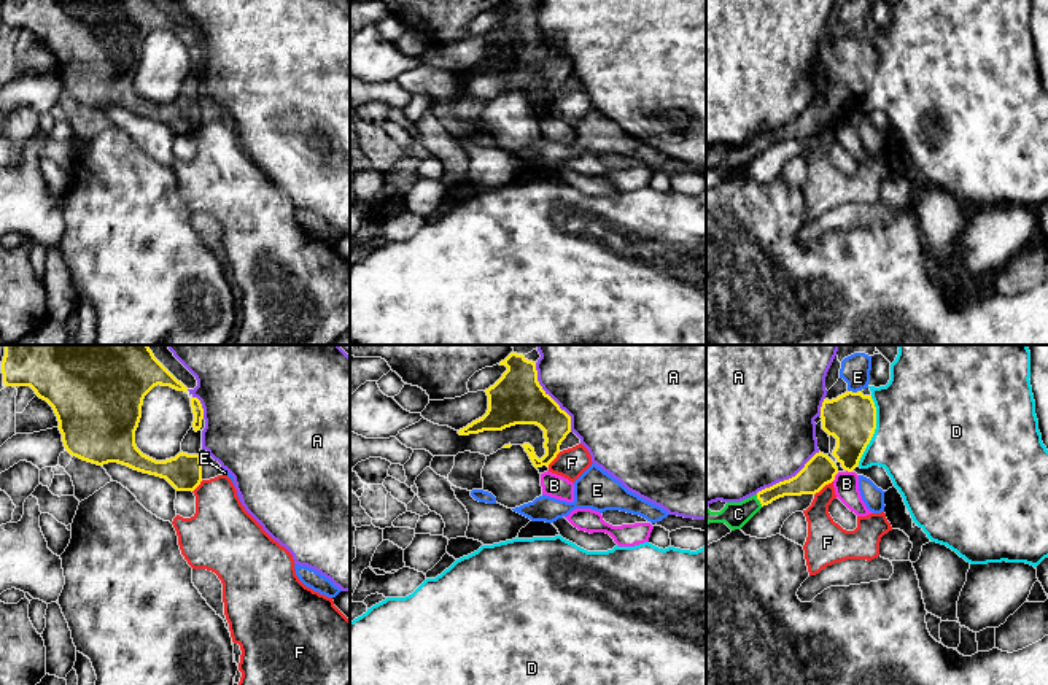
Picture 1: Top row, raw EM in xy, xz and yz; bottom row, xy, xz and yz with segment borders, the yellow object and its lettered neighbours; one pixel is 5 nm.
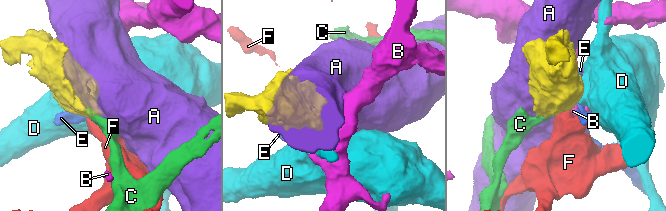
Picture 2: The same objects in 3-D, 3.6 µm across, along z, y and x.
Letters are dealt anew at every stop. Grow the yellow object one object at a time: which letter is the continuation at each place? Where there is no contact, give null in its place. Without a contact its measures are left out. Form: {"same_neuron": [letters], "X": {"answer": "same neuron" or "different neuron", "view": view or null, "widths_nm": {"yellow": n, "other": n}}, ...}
{"same_neuron": ["C"], "A": {"answer": "different neuron", "view": "xz", "widths_nm": {"yellow": 260, "other": 500}}, "B": {"answer": "different neuron", "view": "yz", "widths_nm": {"yellow": 160, "other": 130}}, "C": {"answer": "same neuron", "view": "yz", "widths_nm": {"yellow": 120, "other": 140}}, "D": {"answer": "different neuron", "view": "yz", "widths_nm": {"yellow": 260, "other": 480}}, "E": {"answer": "different neuron", "view": "yz", "widths_nm": {"yellow": 260, "other": 150}}, "F": {"answer": "different neuron", "view": "yz", "widths_nm": {"yellow": 160, "other": 180}}}

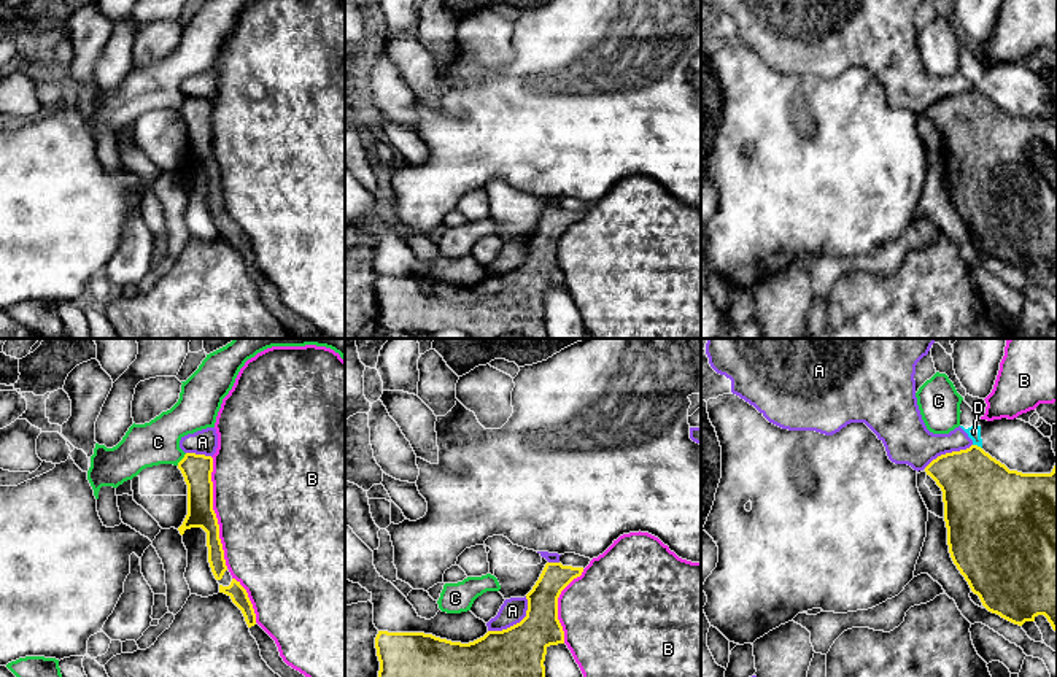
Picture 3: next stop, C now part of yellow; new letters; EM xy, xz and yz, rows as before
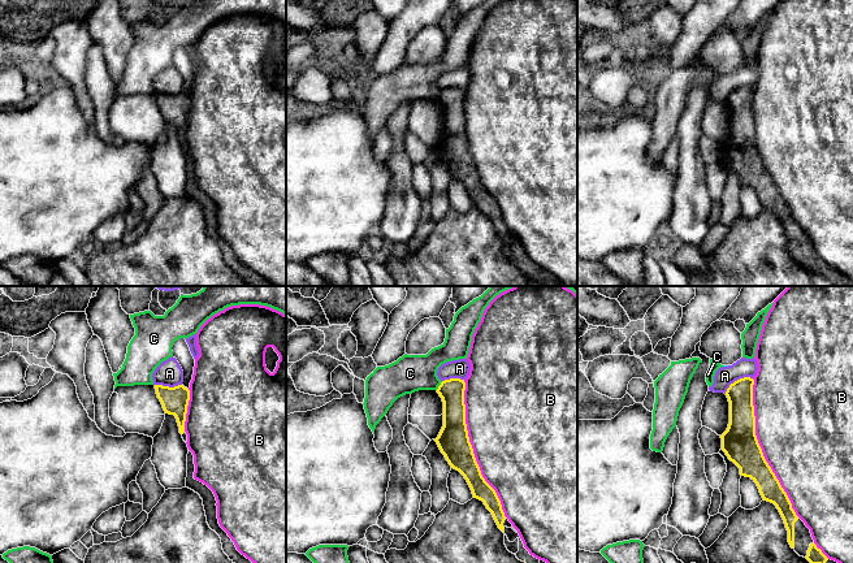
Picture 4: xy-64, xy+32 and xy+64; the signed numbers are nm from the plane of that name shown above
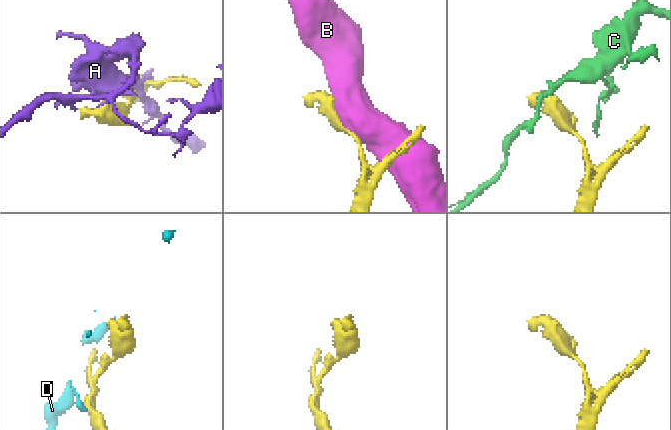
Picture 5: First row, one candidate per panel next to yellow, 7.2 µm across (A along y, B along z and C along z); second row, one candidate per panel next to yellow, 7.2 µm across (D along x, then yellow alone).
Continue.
{"same_neuron": [], "A": {"answer": "different neuron", "view": "xz", "widths_nm": {"yellow": 260, "other": 120}}, "B": {"answer": "different neuron", "view": "xy", "widths_nm": {"yellow": 150, "other": 480}}, "C": {"answer": "different neuron", "view": "xy", "widths_nm": {"yellow": 150, "other": 220}}, "D": {"answer": "different neuron", "view": "yz", "widths_nm": {"yellow": 380, "other": 70}}}

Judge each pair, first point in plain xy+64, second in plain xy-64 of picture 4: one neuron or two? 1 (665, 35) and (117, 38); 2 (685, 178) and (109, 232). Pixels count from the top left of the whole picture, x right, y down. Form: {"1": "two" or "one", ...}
{"1": "two", "2": "one"}

